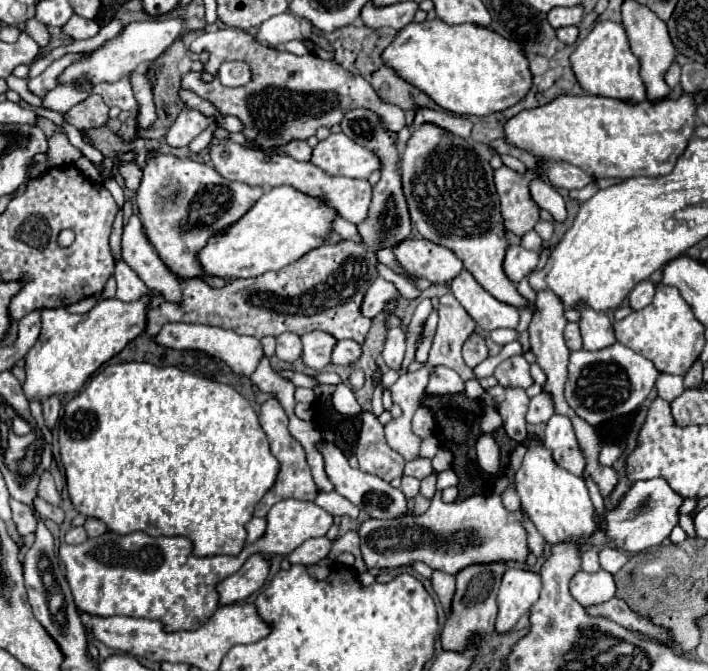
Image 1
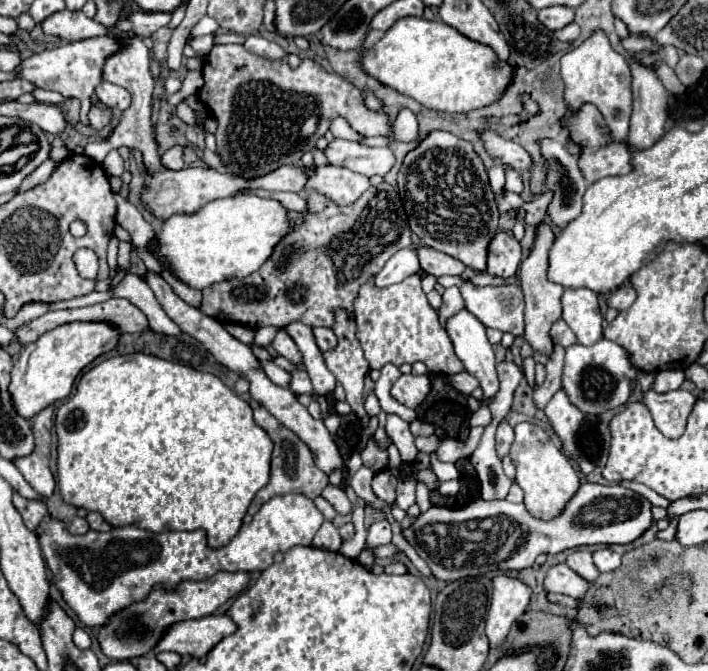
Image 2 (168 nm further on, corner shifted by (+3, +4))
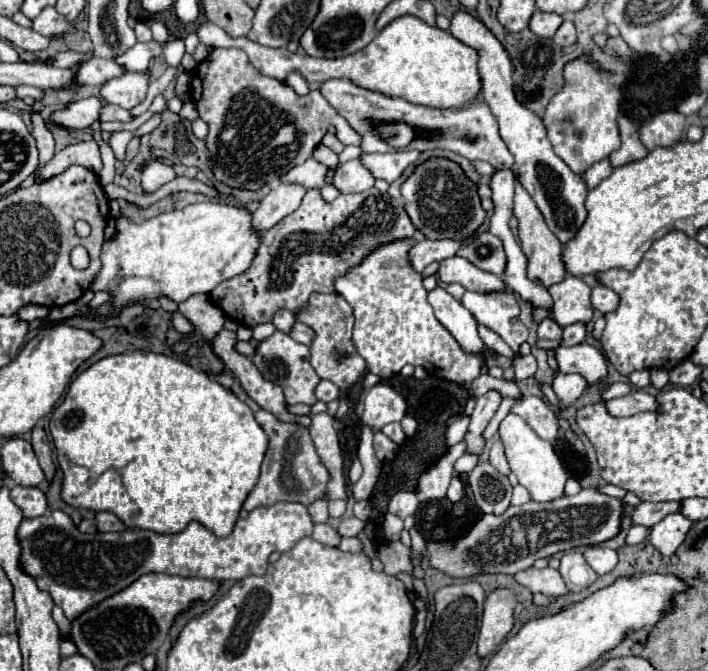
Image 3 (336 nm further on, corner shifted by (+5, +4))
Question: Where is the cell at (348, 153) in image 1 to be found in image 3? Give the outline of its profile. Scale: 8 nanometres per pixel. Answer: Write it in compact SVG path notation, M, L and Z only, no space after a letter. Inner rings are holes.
M398 150L390 154L362 154L364 166L368 166L374 178L382 178L386 182L394 182L402 176L402 172L418 160L418 150Z

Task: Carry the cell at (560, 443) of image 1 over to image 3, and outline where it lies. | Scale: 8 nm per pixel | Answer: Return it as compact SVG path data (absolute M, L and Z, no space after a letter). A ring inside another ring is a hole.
M562 372L556 376L556 380L552 384L556 396L560 398L560 408L562 410L572 406L582 396L586 386L588 386L588 382L586 382L584 376L580 376L580 374L562 374Z

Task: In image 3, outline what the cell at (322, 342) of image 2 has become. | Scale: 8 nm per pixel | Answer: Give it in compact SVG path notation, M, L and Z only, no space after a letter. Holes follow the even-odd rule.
M296 322L296 324L292 326L292 330L290 330L288 336L294 338L296 342L306 344L306 346L308 346L308 342L312 342L312 330L308 330L308 326L304 326L304 324L300 324L300 322Z

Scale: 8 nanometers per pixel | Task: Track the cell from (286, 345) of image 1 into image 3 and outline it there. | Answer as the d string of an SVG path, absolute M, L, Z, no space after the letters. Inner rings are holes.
M276 330L272 336L268 336L266 340L262 340L256 346L256 352L252 354L250 360L260 370L264 380L274 382L274 384L278 384L282 388L284 398L286 398L288 404L304 402L304 404L312 406L312 404L318 402L314 390L316 390L316 386L320 382L320 376L310 366L310 350L308 350L308 346L304 346L304 344L292 340L288 334Z

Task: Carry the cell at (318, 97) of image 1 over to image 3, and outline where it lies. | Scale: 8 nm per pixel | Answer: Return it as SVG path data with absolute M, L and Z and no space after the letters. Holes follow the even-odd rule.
M214 48L212 54L198 64L192 78L192 98L200 112L200 118L208 124L206 146L212 158L214 178L240 190L260 190L266 182L280 178L290 168L306 162L312 150L324 138L328 126L336 126L336 136L342 138L342 144L360 146L360 136L324 102L324 96L318 90L312 90L308 96L298 96L288 84L278 82L260 74L240 48Z

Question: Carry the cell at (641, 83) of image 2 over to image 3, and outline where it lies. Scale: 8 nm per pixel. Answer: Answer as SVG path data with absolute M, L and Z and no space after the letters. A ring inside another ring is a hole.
M622 114L620 120L618 120L618 126L620 126L622 146L608 156L612 168L618 168L618 166L624 166L624 164L642 160L642 158L648 154L648 150L644 148L644 144L642 144L640 138L638 138L636 124L634 124L630 118L626 118L626 116Z

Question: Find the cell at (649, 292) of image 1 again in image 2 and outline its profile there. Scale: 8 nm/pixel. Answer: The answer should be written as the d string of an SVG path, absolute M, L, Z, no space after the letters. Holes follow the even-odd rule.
M622 284L618 290L614 290L608 296L608 306L616 310L626 310L634 304L634 300L636 300L636 290L630 284Z

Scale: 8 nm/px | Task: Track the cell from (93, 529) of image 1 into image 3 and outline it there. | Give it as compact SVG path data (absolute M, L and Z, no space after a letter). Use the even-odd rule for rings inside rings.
M98 512L96 522L98 522L100 532L122 532L122 530L126 530L124 522L110 512Z

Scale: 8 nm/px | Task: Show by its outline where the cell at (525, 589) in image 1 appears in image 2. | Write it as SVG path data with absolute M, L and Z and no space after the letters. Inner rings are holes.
M504 574L496 576L492 582L494 592L486 618L486 636L490 640L490 646L498 646L504 642L512 622L528 608L532 588Z

